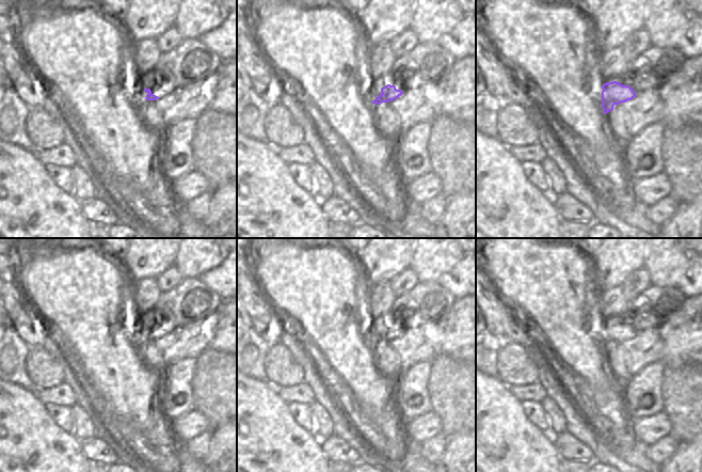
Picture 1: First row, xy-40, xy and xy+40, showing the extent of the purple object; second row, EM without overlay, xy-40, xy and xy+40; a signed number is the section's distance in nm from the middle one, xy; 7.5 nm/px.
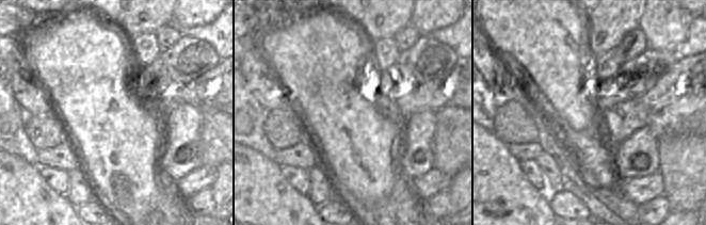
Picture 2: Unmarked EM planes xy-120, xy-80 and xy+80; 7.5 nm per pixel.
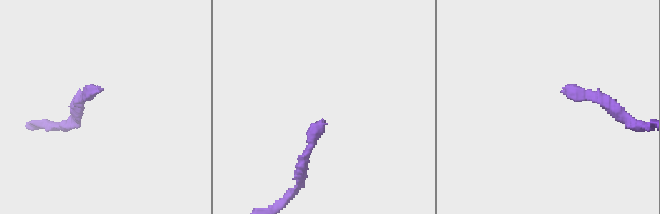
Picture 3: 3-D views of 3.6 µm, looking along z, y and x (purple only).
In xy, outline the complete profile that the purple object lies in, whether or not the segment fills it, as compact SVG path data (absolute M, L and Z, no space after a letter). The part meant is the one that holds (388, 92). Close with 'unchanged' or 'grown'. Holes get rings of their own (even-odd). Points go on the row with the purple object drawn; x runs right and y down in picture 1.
M395 83L394 85L387 84L381 88L381 94L373 99L372 104L380 105L382 103L395 100L404 92L405 90L403 90L399 83Z; grown

